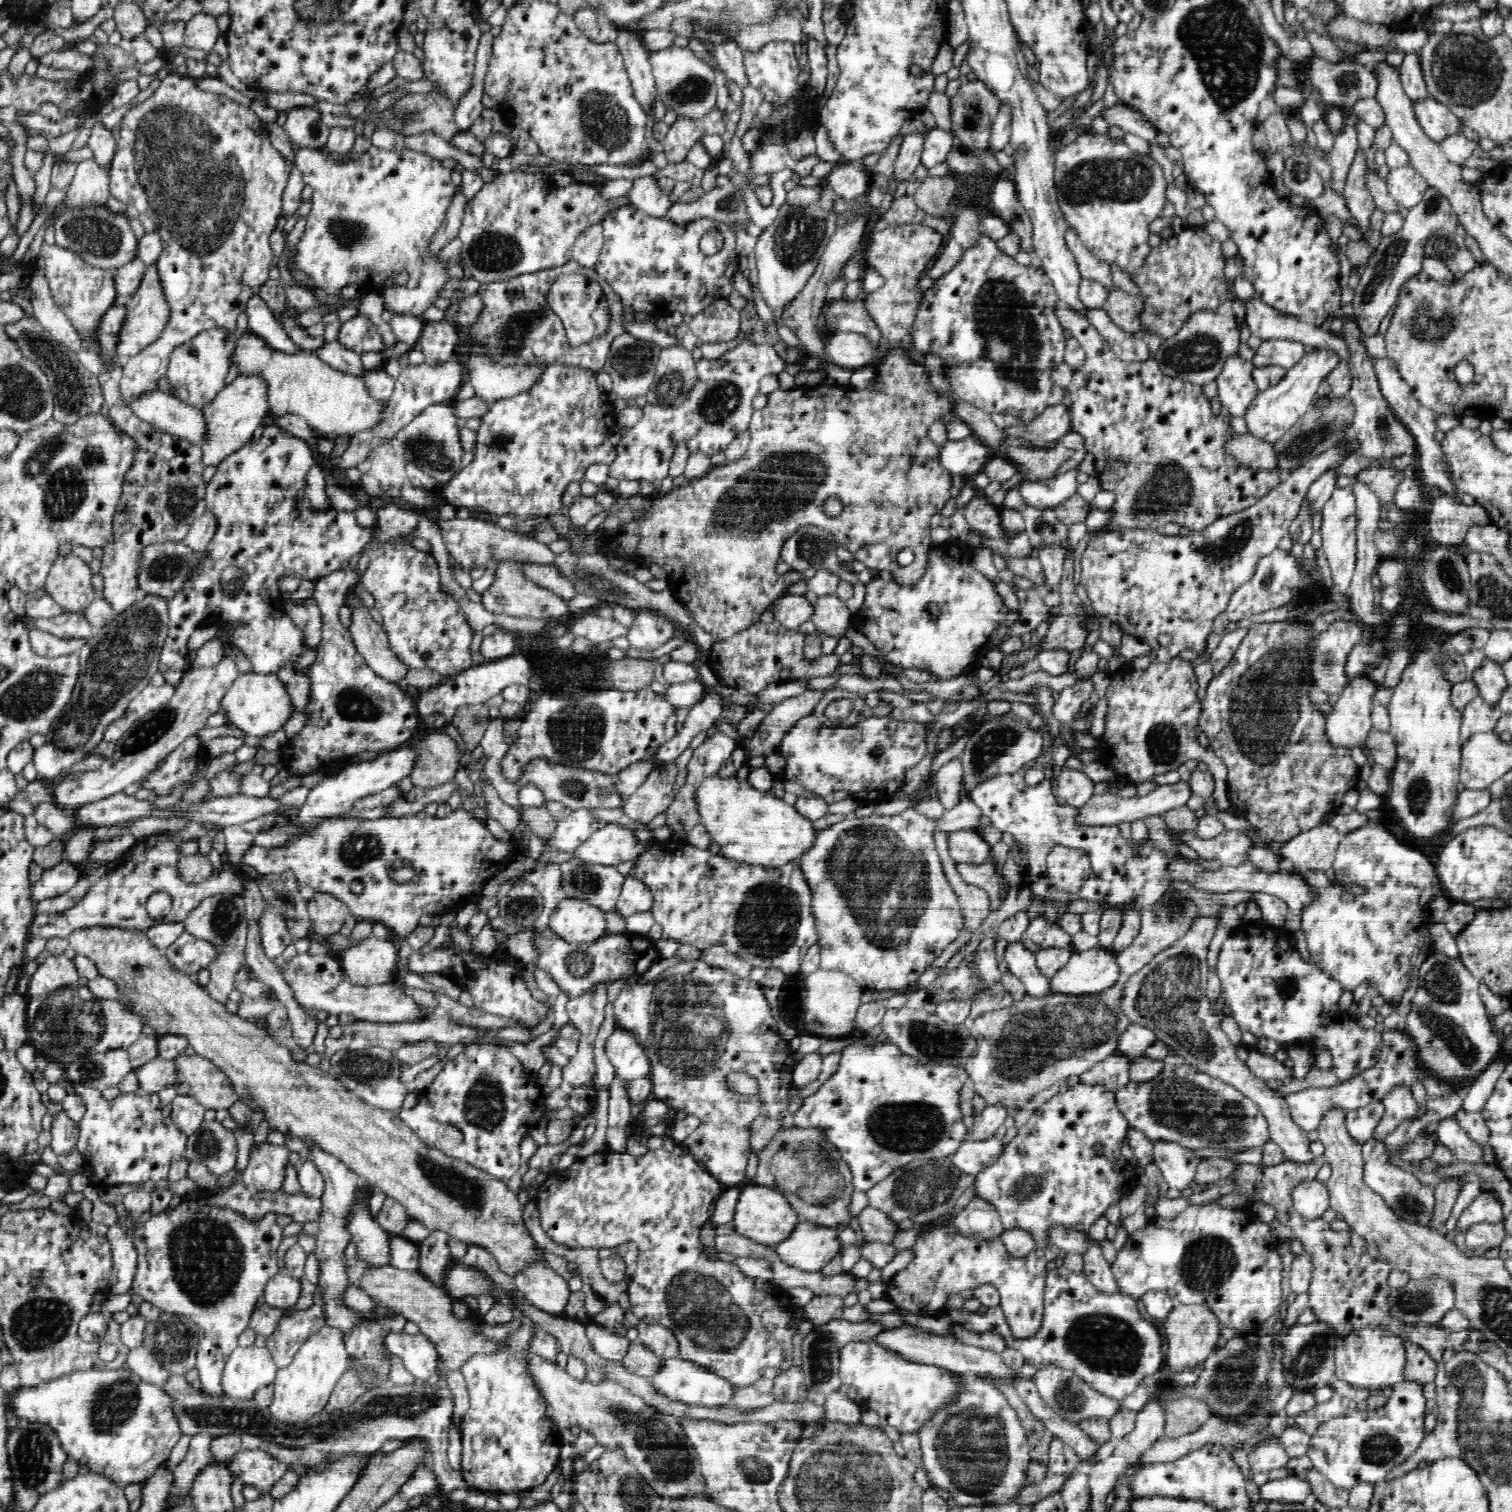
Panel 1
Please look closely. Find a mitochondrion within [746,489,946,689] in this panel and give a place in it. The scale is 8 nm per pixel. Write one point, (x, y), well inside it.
(813, 548)

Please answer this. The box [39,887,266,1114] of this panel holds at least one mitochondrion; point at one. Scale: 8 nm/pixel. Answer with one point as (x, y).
(225, 918)

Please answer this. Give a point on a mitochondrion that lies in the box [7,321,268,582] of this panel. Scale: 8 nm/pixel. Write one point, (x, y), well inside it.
(61, 466)

